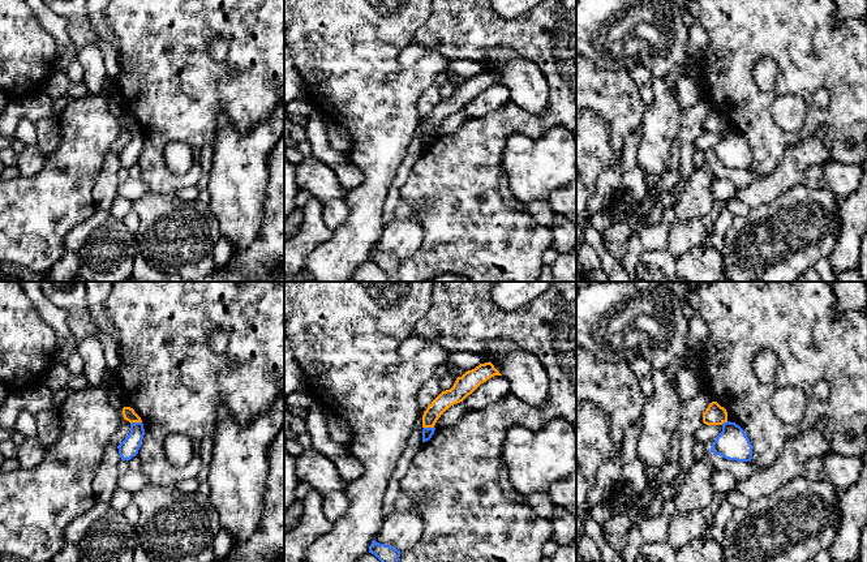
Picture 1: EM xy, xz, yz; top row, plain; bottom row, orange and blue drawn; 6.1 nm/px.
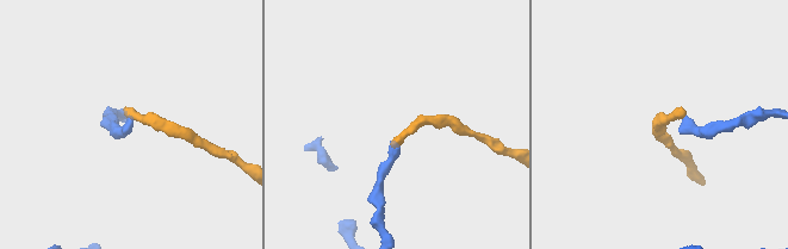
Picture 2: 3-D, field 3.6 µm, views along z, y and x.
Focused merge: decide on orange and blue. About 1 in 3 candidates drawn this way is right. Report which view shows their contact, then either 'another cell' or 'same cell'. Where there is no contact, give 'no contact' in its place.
meets orange in xy; another cell

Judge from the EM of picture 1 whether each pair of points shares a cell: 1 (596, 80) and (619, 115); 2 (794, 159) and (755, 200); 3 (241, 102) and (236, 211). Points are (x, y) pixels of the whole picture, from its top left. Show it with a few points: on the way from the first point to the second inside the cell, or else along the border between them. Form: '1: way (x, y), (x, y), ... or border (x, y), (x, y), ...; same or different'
1: way (604, 89), (619, 106); same
2: way (786, 170), (765, 189); same
3: border (266, 116), (240, 132), (220, 112), (211, 145); different

